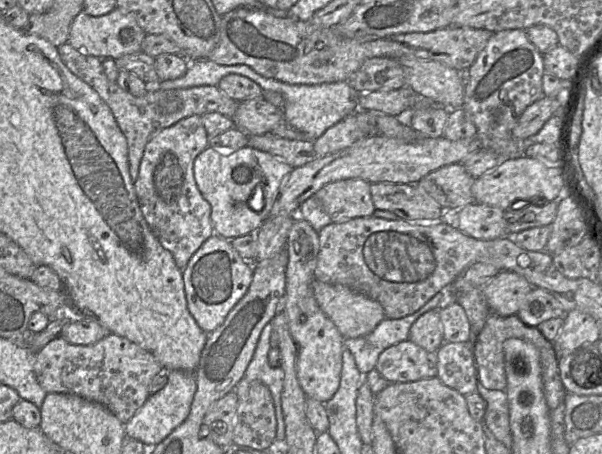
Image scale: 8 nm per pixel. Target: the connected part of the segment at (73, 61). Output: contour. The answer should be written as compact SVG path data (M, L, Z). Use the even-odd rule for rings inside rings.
M68 43L57 47L57 50L65 66L76 77L92 87L110 108L127 140L129 173L133 182L137 179L145 146L155 134L191 115L202 116L206 113L217 112L232 118L238 107L238 102L229 98L217 86L197 86L179 89L160 89L157 86L150 86L144 95L134 96L106 77L102 59L84 55Z

